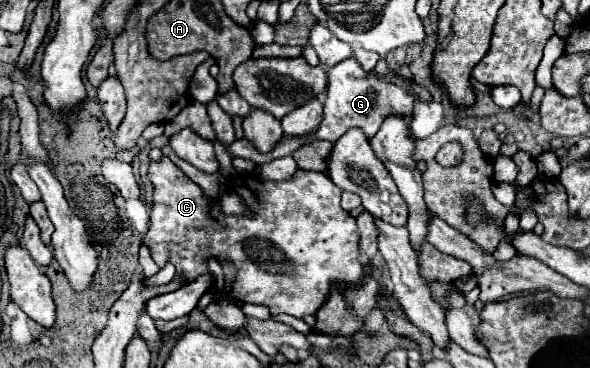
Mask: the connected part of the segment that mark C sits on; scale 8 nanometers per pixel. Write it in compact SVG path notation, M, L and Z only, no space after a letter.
M166 154L158 162L150 162L148 180L154 186L152 192L152 208L150 208L150 228L142 240L148 246L152 260L164 268L168 262L174 264L176 274L184 278L184 282L196 280L200 274L212 274L208 270L208 260L216 260L220 266L226 262L236 268L236 278L230 288L218 288L212 284L208 294L212 300L240 300L264 304L270 308L270 314L290 314L302 318L306 314L316 314L322 302L328 298L328 290L332 282L348 282L358 284L362 278L362 262L358 250L358 230L354 226L354 218L340 208L340 190L330 182L330 178L322 172L302 170L288 180L274 182L264 180L260 176L250 174L248 184L258 184L262 192L252 192L248 198L242 198L248 208L246 214L226 214L216 198L206 196L198 184L194 184Z

